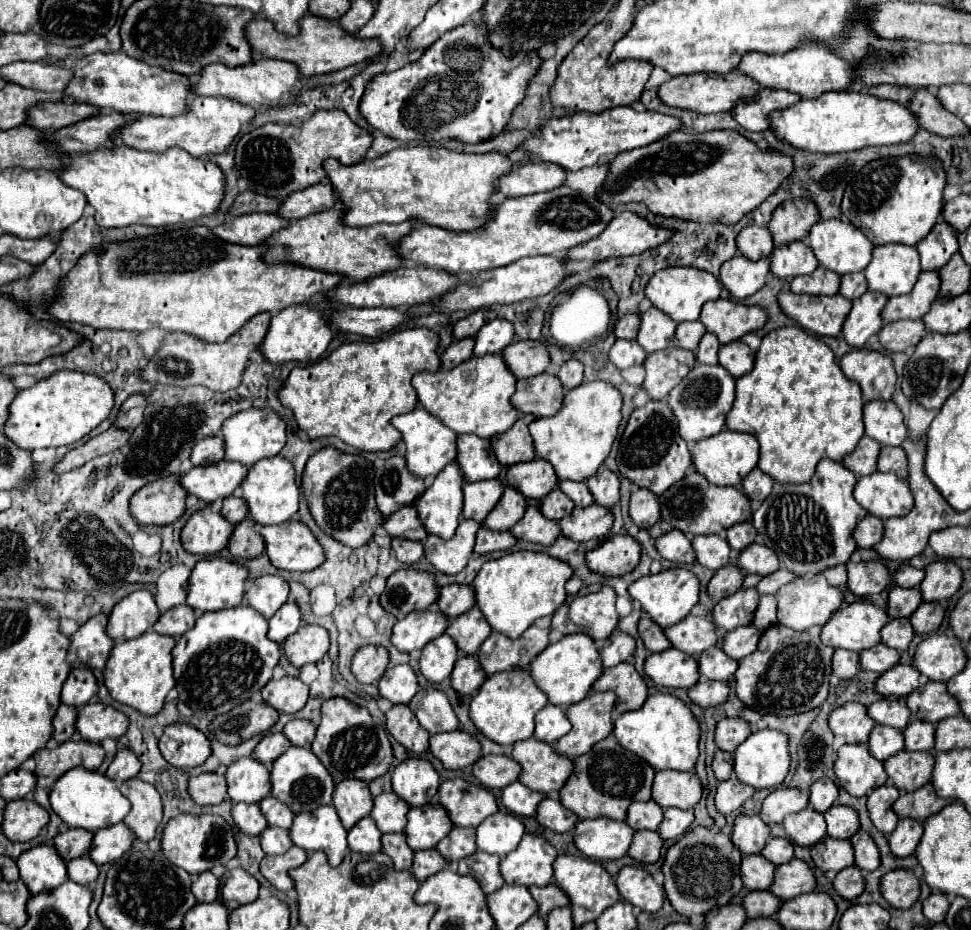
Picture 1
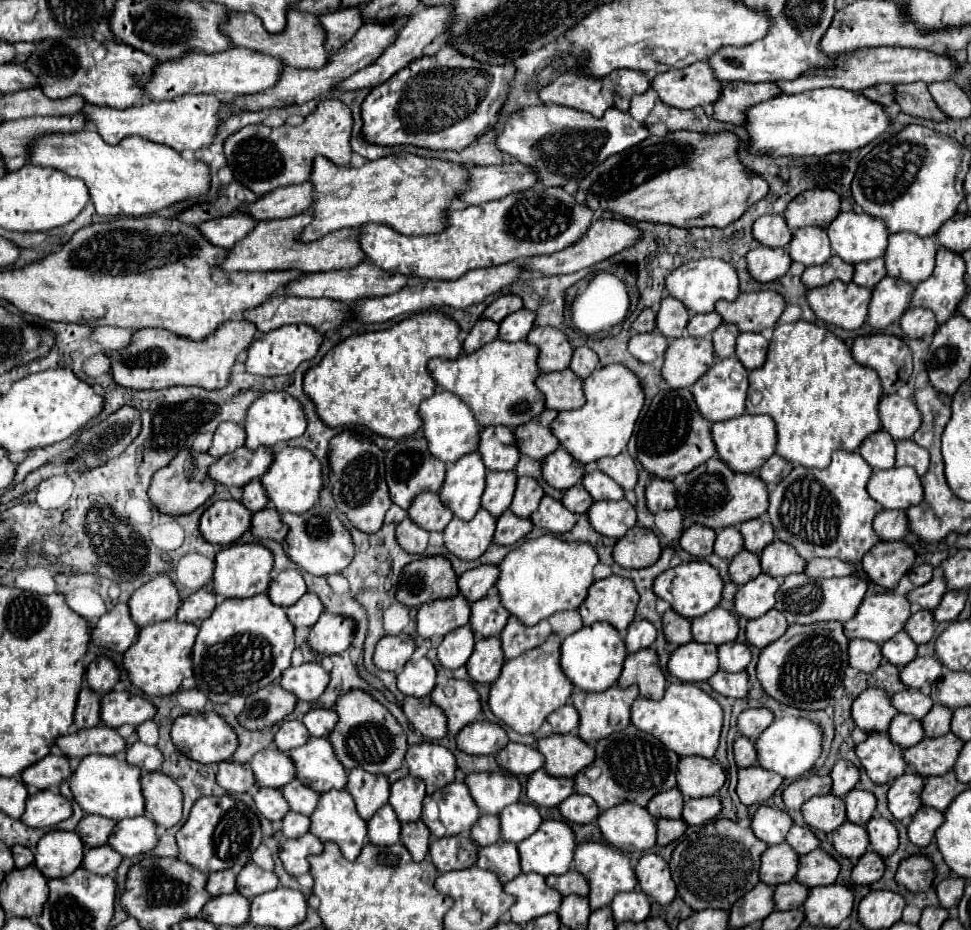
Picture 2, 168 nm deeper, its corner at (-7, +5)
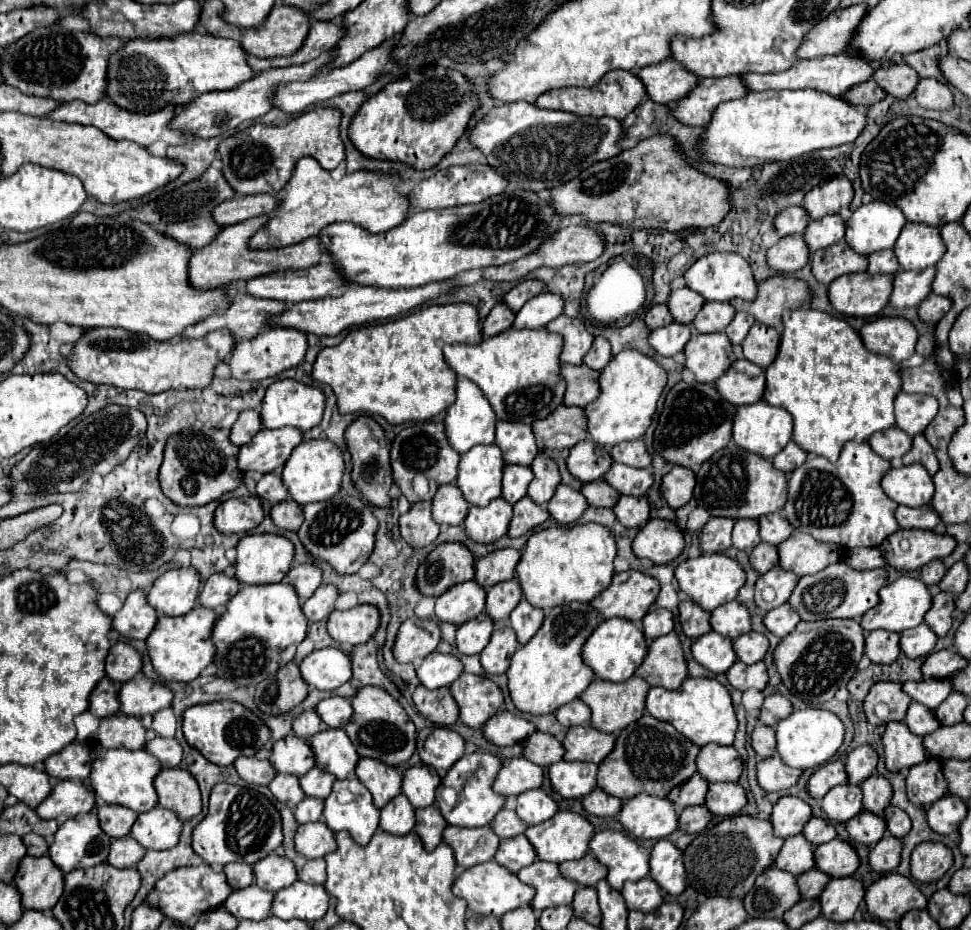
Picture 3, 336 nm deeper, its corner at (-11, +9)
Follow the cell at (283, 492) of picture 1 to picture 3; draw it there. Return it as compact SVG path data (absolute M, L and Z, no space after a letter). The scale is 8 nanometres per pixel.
M312 439L312 441L302 441L286 461L282 469L282 481L290 493L290 497L298 505L306 503L316 503L316 501L326 501L334 497L340 491L340 479L344 473L344 459L342 451L326 439Z

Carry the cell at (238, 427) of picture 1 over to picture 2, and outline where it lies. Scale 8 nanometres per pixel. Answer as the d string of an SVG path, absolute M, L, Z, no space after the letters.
M270 391L262 397L258 397L250 409L248 409L248 419L244 423L246 427L246 447L248 449L258 449L258 445L268 445L268 447L276 447L280 443L286 443L294 437L300 437L306 431L306 415L302 405L288 393L284 391Z

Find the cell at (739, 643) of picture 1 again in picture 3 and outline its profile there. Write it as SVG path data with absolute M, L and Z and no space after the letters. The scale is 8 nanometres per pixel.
M784 603L782 607L776 607L776 609L772 609L772 611L768 611L766 617L764 617L766 629L768 629L772 635L780 637L780 639L786 637L790 631L794 631L794 627L798 625L798 621L800 621L798 613L796 613L788 603Z

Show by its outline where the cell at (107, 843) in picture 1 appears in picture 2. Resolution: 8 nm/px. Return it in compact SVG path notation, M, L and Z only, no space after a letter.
M150 817L122 819L116 823L108 845L114 847L122 857L134 857L152 851L158 845L156 823Z

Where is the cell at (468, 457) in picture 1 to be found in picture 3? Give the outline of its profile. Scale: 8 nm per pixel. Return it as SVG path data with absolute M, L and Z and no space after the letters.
M498 421L494 443L502 449L502 459L506 465L530 465L538 455L532 427L526 423Z

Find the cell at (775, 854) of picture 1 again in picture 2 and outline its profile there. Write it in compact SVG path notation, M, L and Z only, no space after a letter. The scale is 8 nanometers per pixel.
M794 825L794 827L790 829L790 833L788 833L788 837L786 837L786 843L788 843L794 851L798 851L800 855L806 855L806 853L814 851L814 849L820 845L818 837L812 833L810 827L798 827L798 825Z

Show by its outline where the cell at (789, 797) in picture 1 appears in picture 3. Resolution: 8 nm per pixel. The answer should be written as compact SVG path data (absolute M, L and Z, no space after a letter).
M830 761L824 763L822 767L818 767L816 773L812 773L812 777L808 779L808 795L814 799L822 799L832 787L846 783L846 771L844 771L844 763L842 761Z

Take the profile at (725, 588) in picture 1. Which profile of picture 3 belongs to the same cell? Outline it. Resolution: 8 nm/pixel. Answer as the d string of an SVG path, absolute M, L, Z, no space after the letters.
M758 543L752 551L750 551L750 565L754 571L758 571L760 575L770 571L778 561L778 553L774 545L768 543Z

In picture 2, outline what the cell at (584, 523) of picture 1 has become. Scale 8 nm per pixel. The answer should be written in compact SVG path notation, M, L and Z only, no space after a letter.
M626 499L598 501L588 511L594 529L606 537L620 539L636 525L636 509Z

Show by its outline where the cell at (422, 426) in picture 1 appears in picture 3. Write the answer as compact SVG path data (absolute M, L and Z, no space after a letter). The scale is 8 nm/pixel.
M458 377L458 381L456 381L456 401L446 409L444 427L446 427L446 439L448 439L450 447L460 455L466 453L468 449L472 449L474 445L494 443L496 415L494 415L490 403L488 403L488 399L482 395L482 391L478 391L478 387L474 387L474 383L470 383L468 379Z

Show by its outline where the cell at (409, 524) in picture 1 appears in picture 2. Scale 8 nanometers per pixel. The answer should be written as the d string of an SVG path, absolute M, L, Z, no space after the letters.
M422 493L414 499L412 507L408 509L410 519L426 531L444 531L446 525L452 521L454 513L444 507L438 493Z

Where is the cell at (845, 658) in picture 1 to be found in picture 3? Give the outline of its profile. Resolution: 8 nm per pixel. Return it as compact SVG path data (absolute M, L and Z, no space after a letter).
M870 631L864 641L864 655L872 663L892 663L900 655L898 647L898 633L890 631Z

